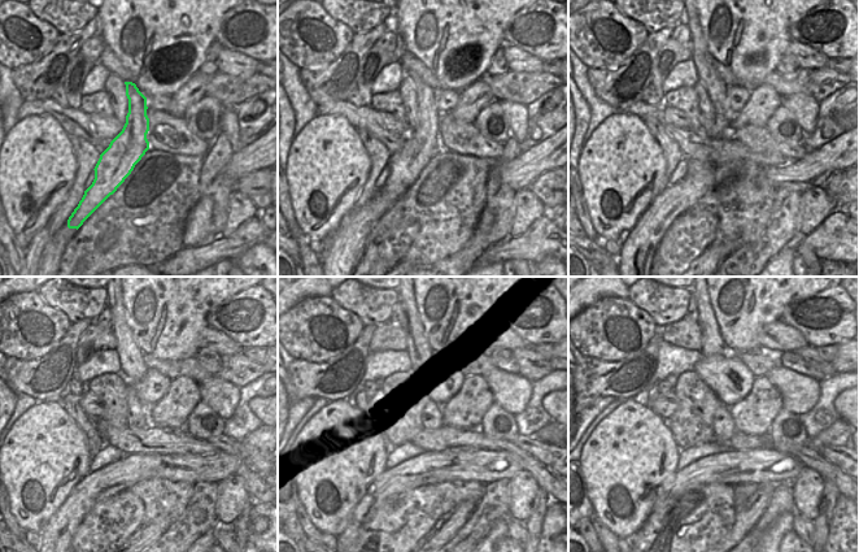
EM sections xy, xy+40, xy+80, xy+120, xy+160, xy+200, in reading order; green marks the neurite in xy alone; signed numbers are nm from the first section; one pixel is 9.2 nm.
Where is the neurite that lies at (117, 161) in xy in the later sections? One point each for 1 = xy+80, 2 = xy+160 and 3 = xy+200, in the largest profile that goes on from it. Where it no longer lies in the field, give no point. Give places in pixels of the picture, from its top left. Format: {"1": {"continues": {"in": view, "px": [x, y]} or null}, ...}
{"1": {"continues": {"in": "xy+80", "px": [706, 66]}}, "2": {"continues": {"in": "xy+160", "px": [421, 353]}}, "3": {"continues": {"in": "xy+200", "px": [713, 343]}}}

